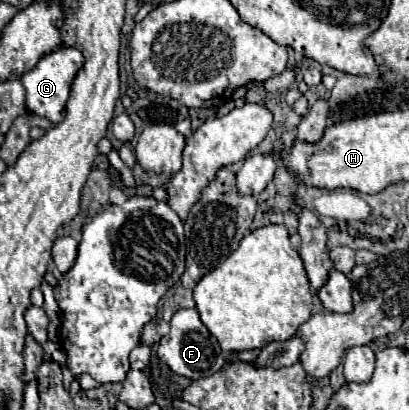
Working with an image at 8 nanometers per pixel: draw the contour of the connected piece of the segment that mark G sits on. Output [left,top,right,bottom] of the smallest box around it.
[20,46,84,124]

